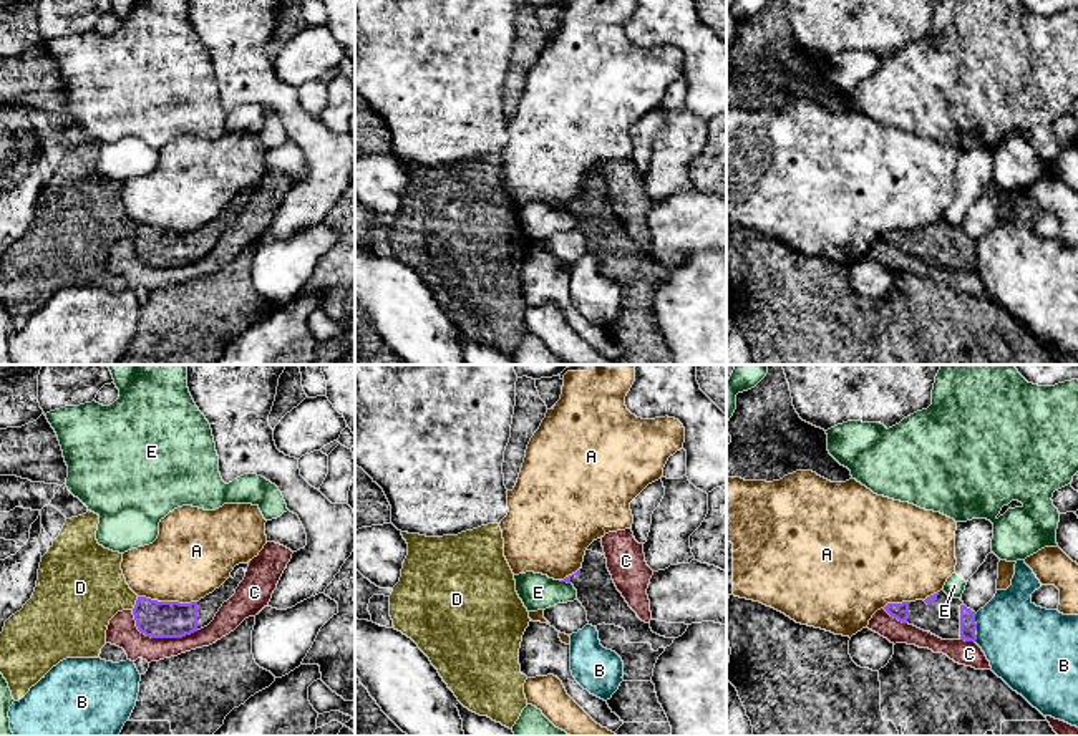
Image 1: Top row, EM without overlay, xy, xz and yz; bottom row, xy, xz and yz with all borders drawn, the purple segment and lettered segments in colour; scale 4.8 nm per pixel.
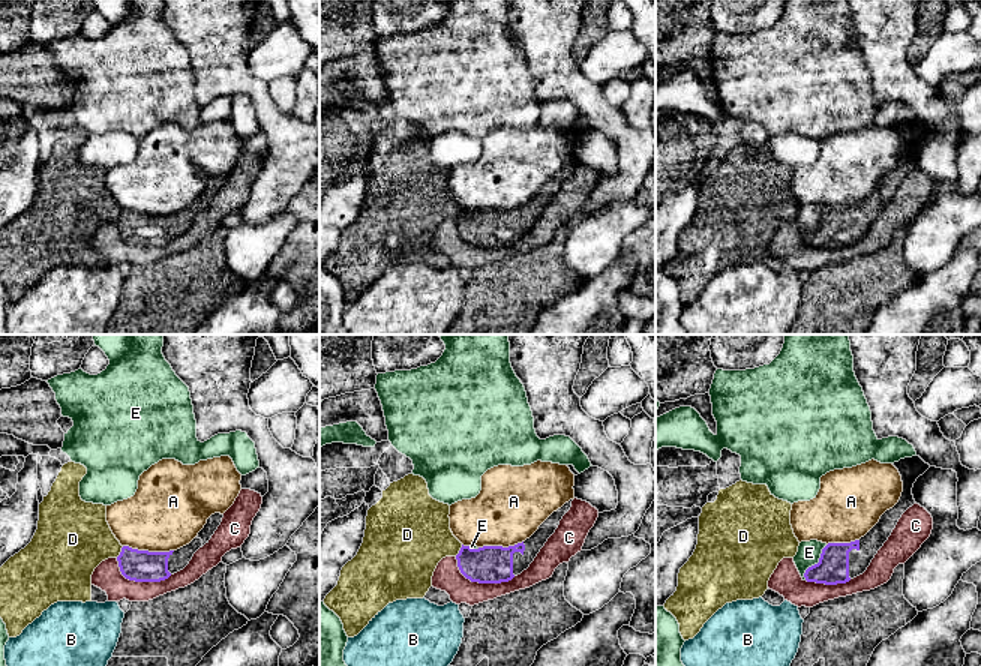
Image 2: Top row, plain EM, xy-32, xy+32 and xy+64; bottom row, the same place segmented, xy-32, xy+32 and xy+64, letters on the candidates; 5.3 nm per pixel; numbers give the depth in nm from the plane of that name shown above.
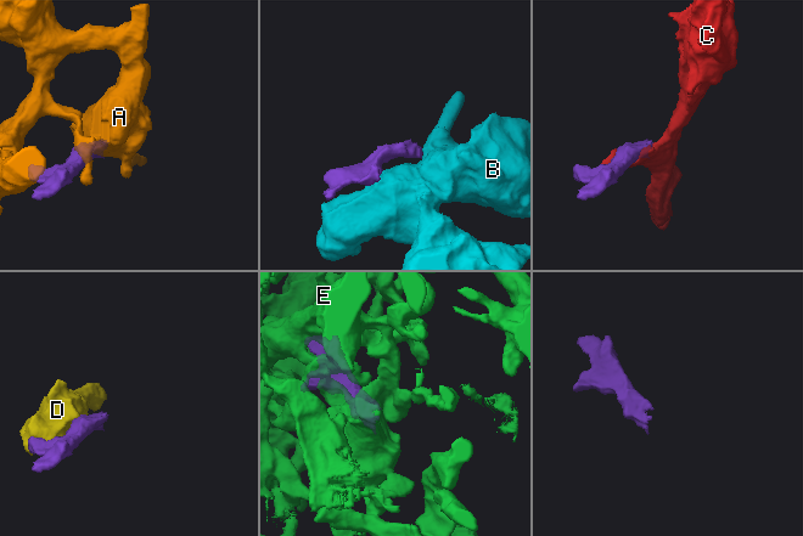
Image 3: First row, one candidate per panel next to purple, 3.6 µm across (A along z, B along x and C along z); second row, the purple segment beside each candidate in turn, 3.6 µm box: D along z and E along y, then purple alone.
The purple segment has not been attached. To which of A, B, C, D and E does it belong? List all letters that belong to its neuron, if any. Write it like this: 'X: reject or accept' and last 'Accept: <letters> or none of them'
A: reject
B: reject
C: reject
D: reject
E: reject
Accept: none of them

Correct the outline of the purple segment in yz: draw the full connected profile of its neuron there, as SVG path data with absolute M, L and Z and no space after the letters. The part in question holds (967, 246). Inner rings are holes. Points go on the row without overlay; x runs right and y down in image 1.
M944 219L925 229L887 232L884 239L899 250L914 254L942 269L977 269L975 240Z

